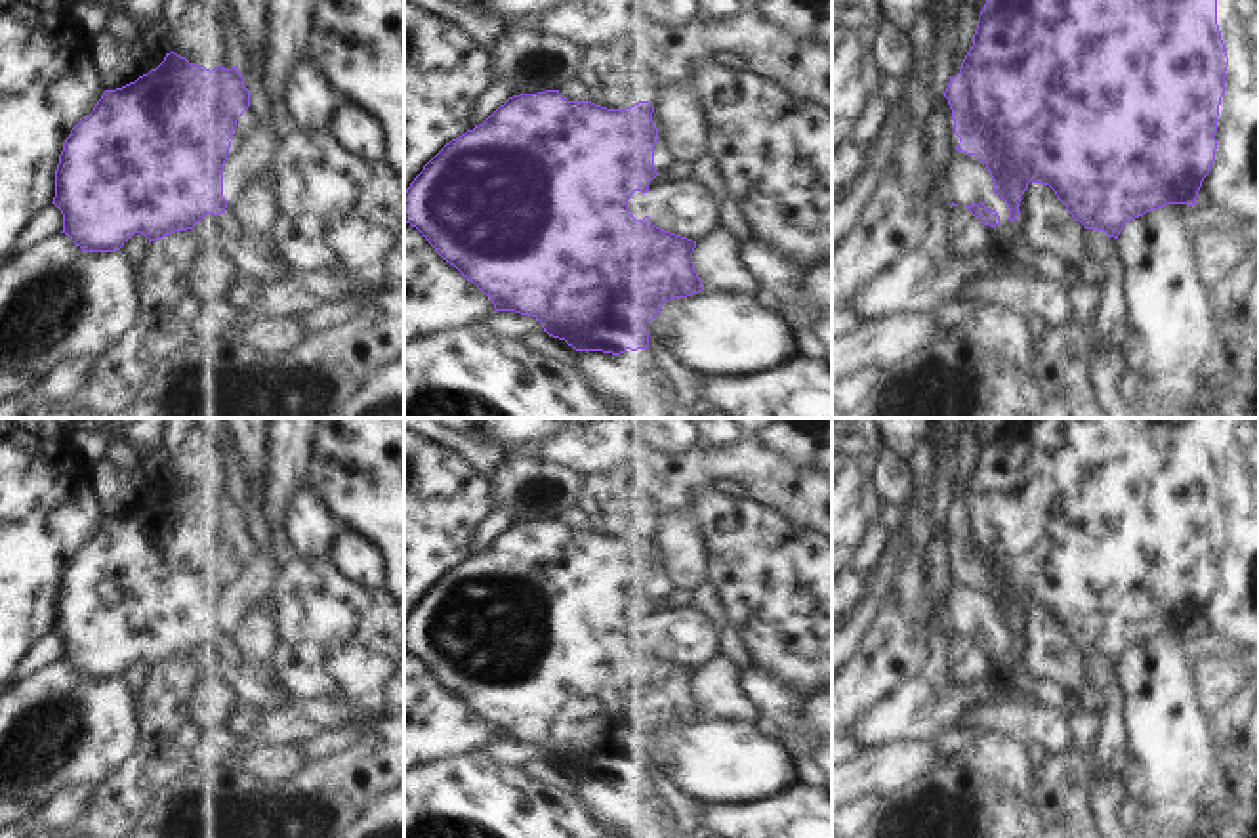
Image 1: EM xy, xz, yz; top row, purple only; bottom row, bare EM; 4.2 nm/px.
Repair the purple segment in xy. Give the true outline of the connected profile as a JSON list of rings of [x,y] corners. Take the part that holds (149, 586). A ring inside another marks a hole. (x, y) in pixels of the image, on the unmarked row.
[[[175,479],[164,489],[116,517],[105,517],[97,533],[78,550],[63,571],[55,597],[53,630],[63,641],[63,659],[82,680],[114,680],[141,660],[151,668],[175,659],[193,657],[206,641],[219,643],[227,636],[223,624],[223,592],[231,575],[237,548],[250,534],[250,517],[244,513],[238,491],[212,498],[189,491]]]

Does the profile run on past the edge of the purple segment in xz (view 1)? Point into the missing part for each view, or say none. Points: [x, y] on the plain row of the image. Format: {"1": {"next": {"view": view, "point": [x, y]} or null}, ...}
{"1": {"next": null}}

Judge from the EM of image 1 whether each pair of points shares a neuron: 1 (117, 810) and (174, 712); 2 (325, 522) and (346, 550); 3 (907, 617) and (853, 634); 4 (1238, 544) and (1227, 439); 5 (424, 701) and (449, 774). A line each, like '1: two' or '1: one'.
1: one
2: two
3: two
4: one
5: two

